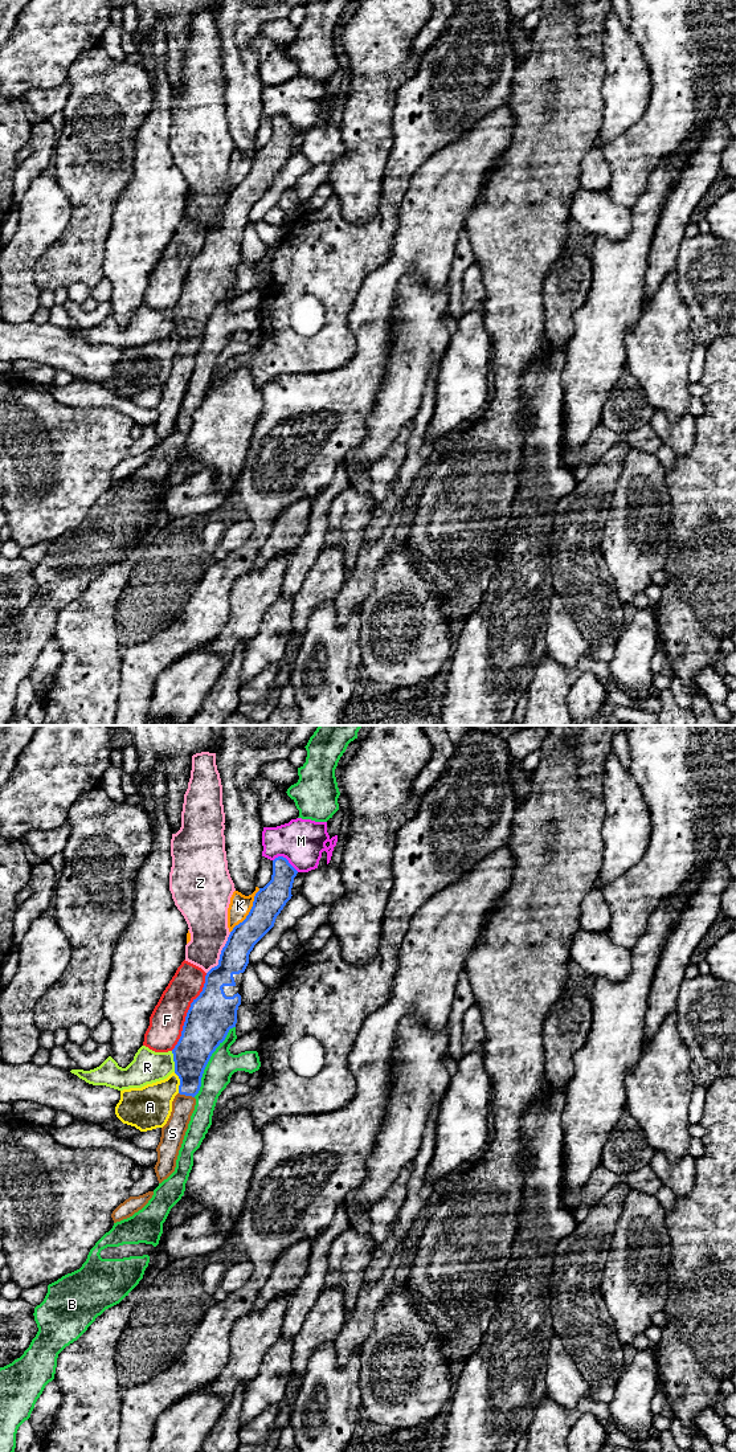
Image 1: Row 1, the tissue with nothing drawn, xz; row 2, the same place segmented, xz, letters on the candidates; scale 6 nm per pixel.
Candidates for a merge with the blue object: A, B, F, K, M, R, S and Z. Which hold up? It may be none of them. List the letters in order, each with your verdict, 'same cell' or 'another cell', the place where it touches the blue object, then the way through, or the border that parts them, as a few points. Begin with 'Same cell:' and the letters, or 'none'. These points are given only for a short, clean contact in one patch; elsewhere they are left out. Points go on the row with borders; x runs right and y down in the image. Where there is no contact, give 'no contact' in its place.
Same cell: S
A: another cell; meets blue in xz at (180, 1083)
B: another cell; meets blue in xz at (208, 1060)
F: another cell; meets blue in xz at (188, 1011)
K: another cell; meets blue in xz at (250, 911)
M: another cell; meets blue in xz at (286, 859)
R: another cell; meets blue in xz at (174, 1060)
S: same cell; meets blue in xz at (187, 1095)
Z: another cell; meets blue in xz at (221, 953)

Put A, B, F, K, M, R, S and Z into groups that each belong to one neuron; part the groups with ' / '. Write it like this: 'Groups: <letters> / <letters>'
Groups: A / B / F / K / M / R / S / Z

